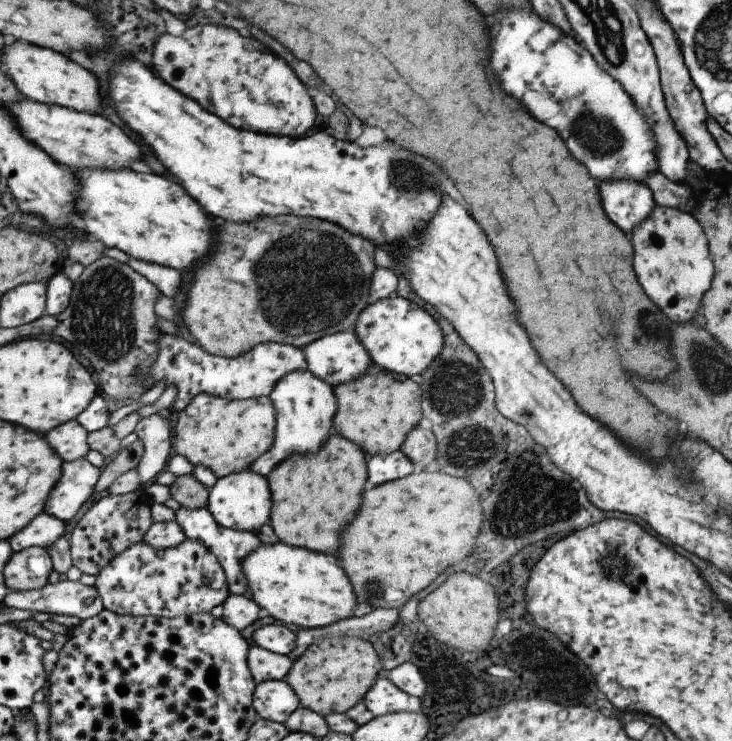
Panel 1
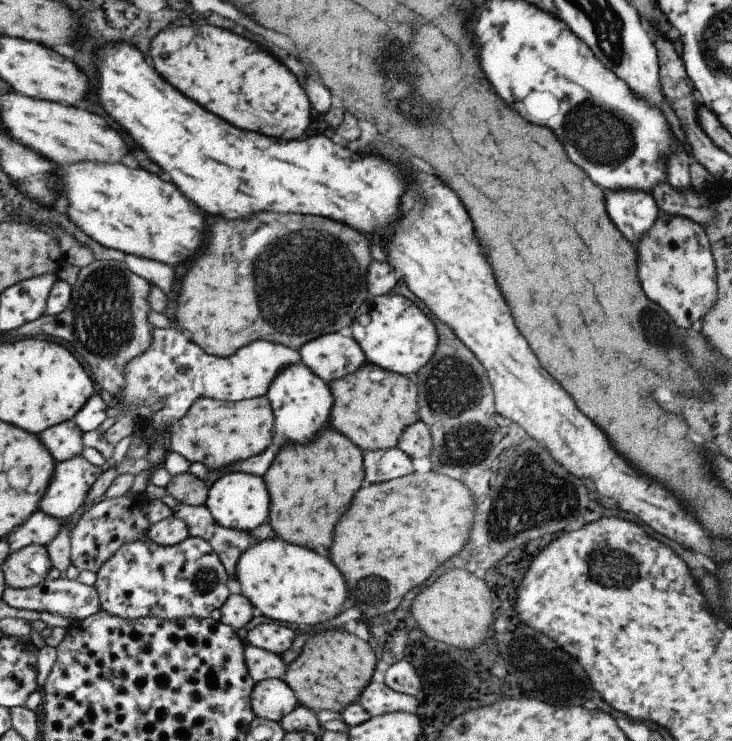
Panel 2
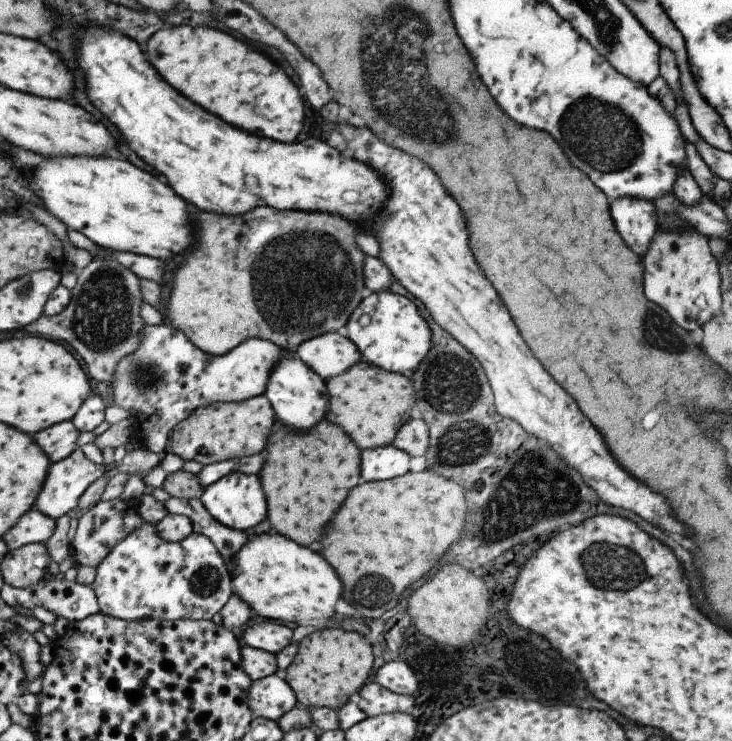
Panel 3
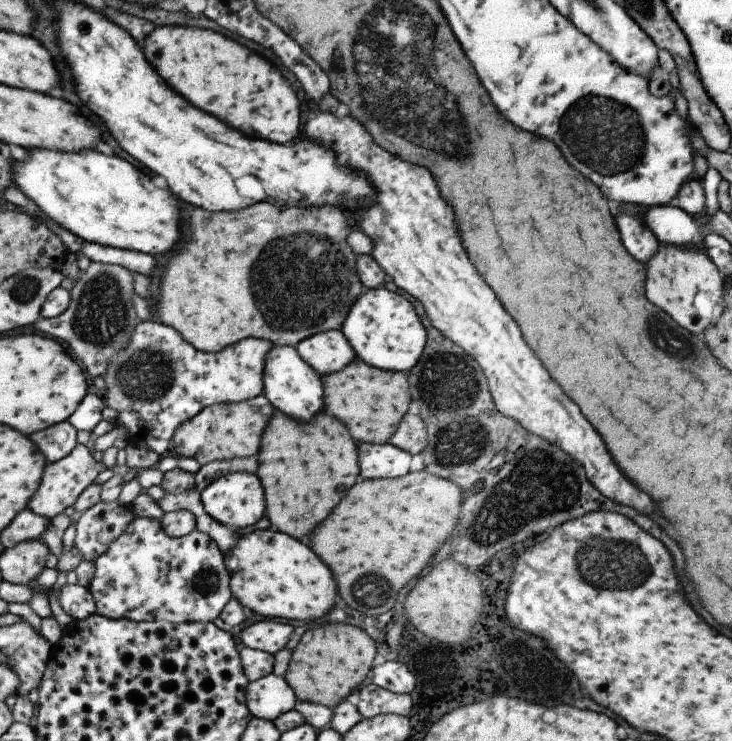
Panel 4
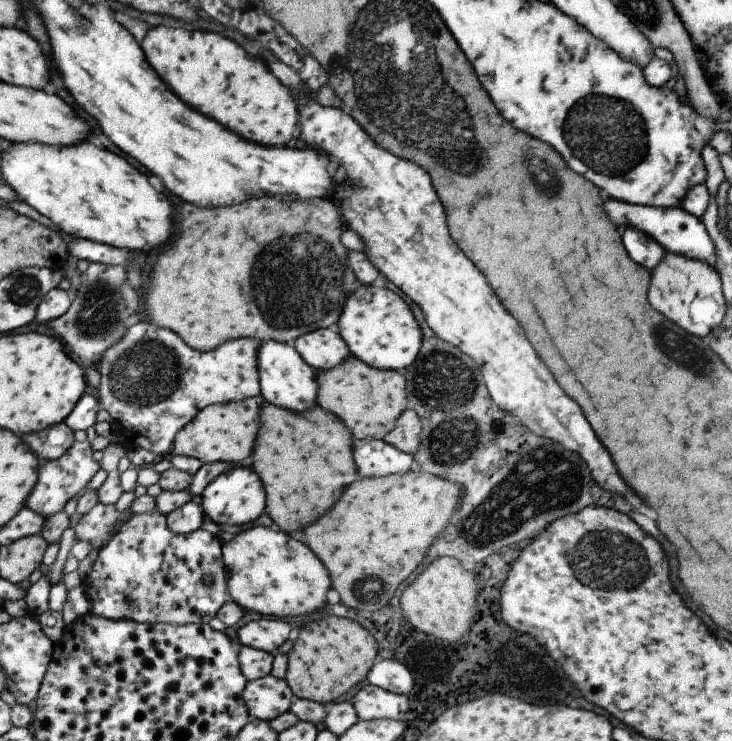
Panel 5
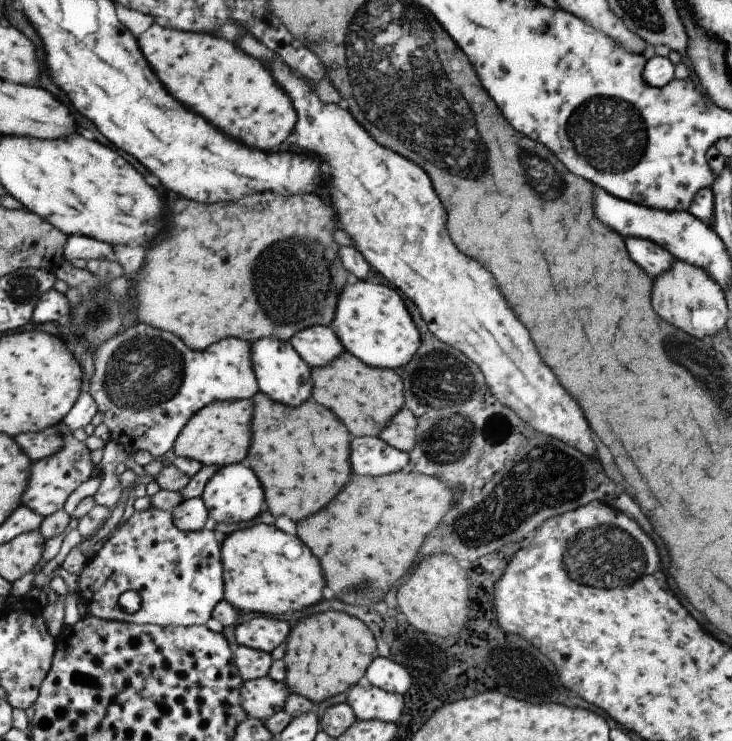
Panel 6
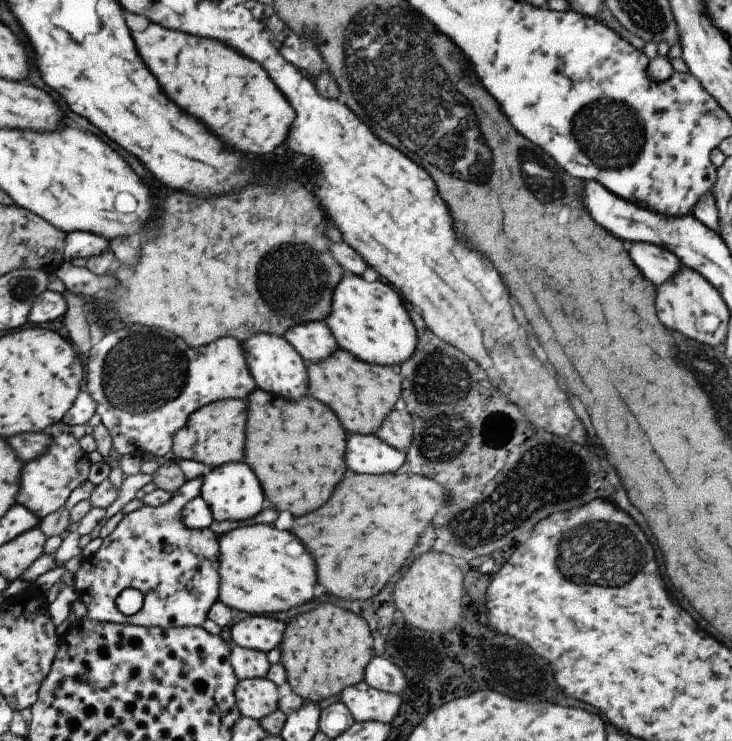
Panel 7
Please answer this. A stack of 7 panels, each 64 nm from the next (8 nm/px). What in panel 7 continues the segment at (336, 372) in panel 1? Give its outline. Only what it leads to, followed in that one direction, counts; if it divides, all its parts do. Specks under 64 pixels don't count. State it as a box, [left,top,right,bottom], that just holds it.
[282,321,337,364]

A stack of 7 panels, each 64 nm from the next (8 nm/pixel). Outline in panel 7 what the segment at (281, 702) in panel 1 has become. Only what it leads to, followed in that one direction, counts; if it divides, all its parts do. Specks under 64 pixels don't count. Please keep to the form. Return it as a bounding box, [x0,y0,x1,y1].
[233,677,278,721]

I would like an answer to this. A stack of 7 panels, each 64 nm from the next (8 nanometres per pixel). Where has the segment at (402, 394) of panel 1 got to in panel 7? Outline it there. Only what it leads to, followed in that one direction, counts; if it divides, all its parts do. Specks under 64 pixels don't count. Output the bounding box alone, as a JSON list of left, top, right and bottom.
[306,348,400,435]

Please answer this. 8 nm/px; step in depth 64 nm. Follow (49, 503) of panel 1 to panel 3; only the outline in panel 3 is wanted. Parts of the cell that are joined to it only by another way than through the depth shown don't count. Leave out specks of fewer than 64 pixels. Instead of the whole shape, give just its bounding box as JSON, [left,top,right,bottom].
[33,448,108,520]

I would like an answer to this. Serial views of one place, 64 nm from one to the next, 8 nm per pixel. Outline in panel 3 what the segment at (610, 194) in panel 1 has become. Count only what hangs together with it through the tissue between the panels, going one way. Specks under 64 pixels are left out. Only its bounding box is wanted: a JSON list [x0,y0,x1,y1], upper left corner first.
[608,198,657,258]

